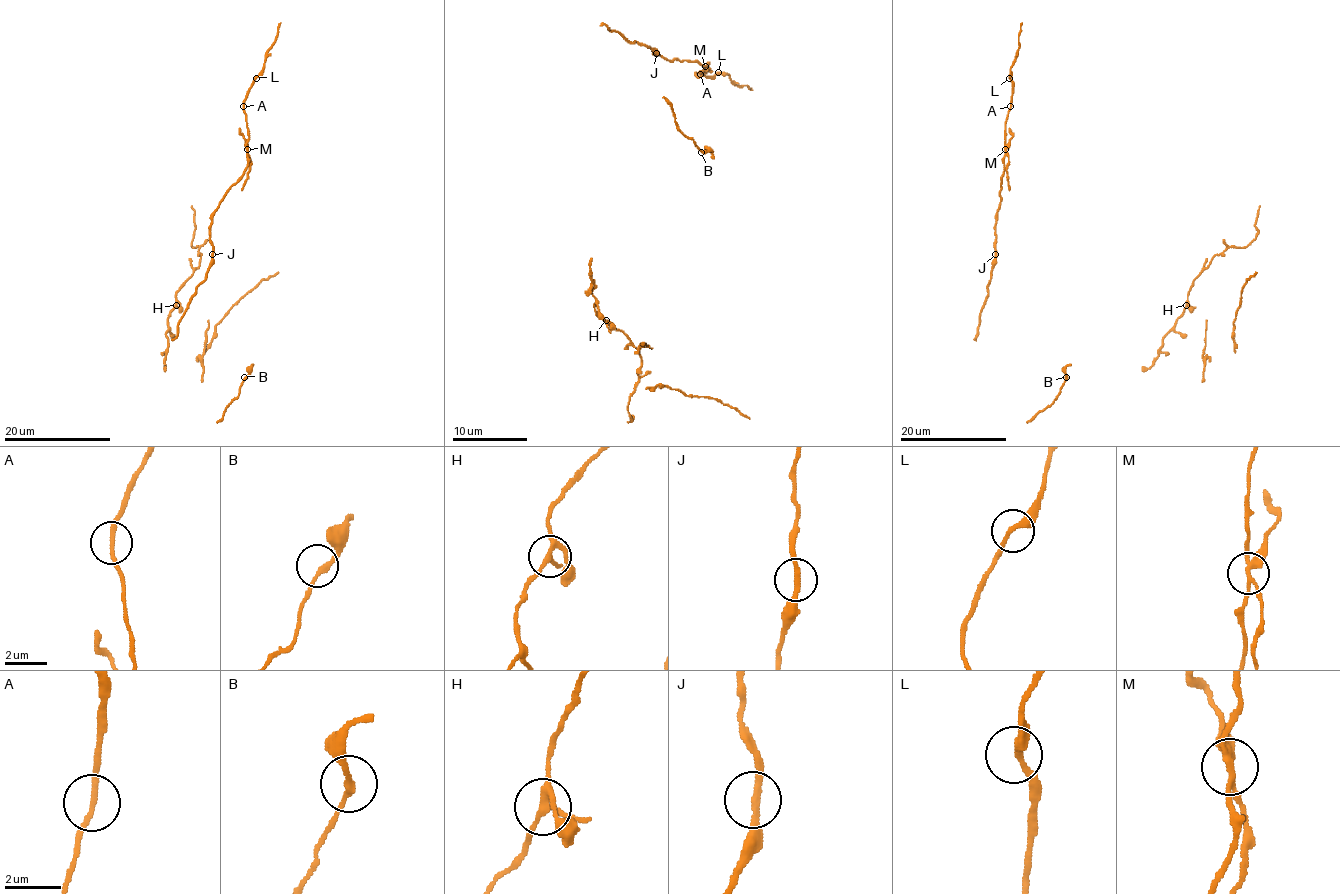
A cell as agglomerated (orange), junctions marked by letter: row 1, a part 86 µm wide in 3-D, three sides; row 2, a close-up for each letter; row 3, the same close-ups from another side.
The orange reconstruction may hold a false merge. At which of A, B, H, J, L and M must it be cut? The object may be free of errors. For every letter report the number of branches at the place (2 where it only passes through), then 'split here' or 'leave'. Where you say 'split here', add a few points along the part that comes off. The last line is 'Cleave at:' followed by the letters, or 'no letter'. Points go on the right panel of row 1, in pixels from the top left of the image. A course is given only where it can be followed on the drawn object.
A: 2 | leave
B: 2 | leave
H: 4 | leave
J: 2 | leave
L: 2 | leave
M: 4 | split here | (1005, 150), (1009, 158), (1006, 171), (1009, 190)
Cleave at: M

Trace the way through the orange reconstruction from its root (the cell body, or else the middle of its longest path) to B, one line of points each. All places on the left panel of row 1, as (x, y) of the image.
B: (217, 421), (239, 394), (244, 377)

